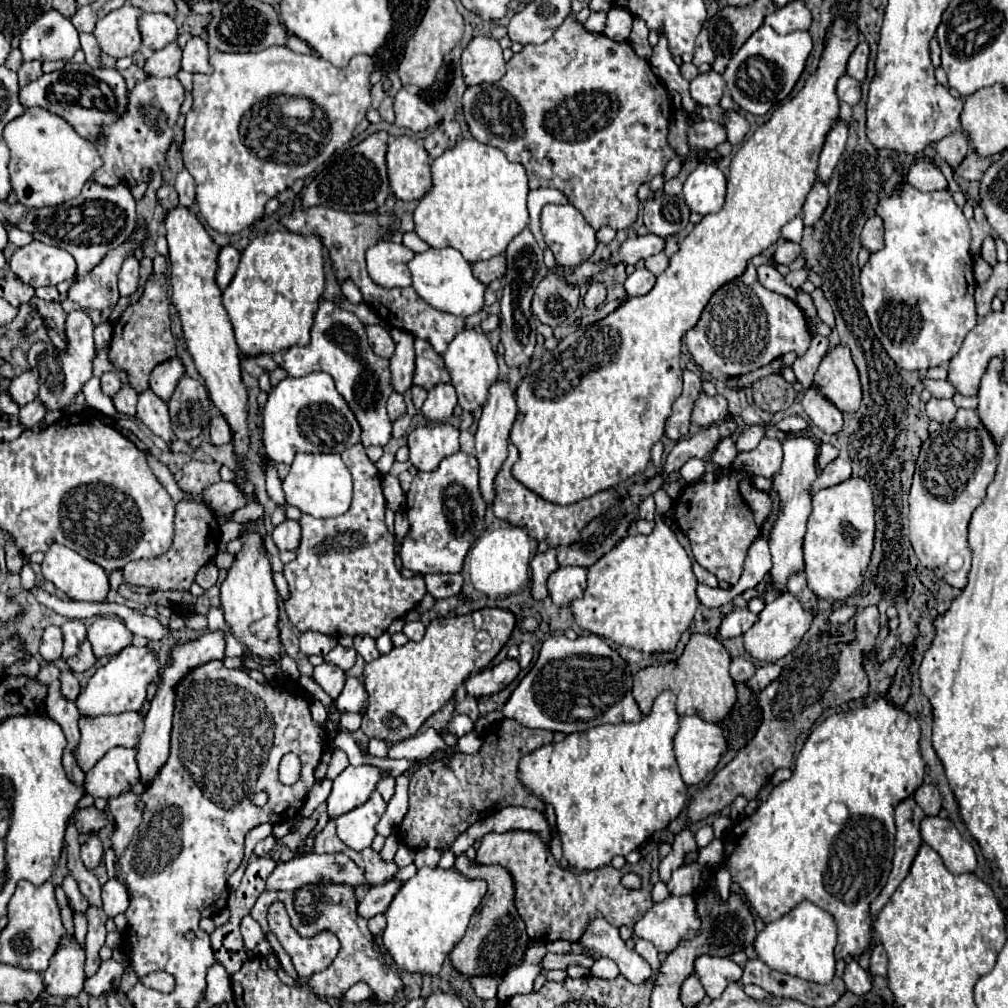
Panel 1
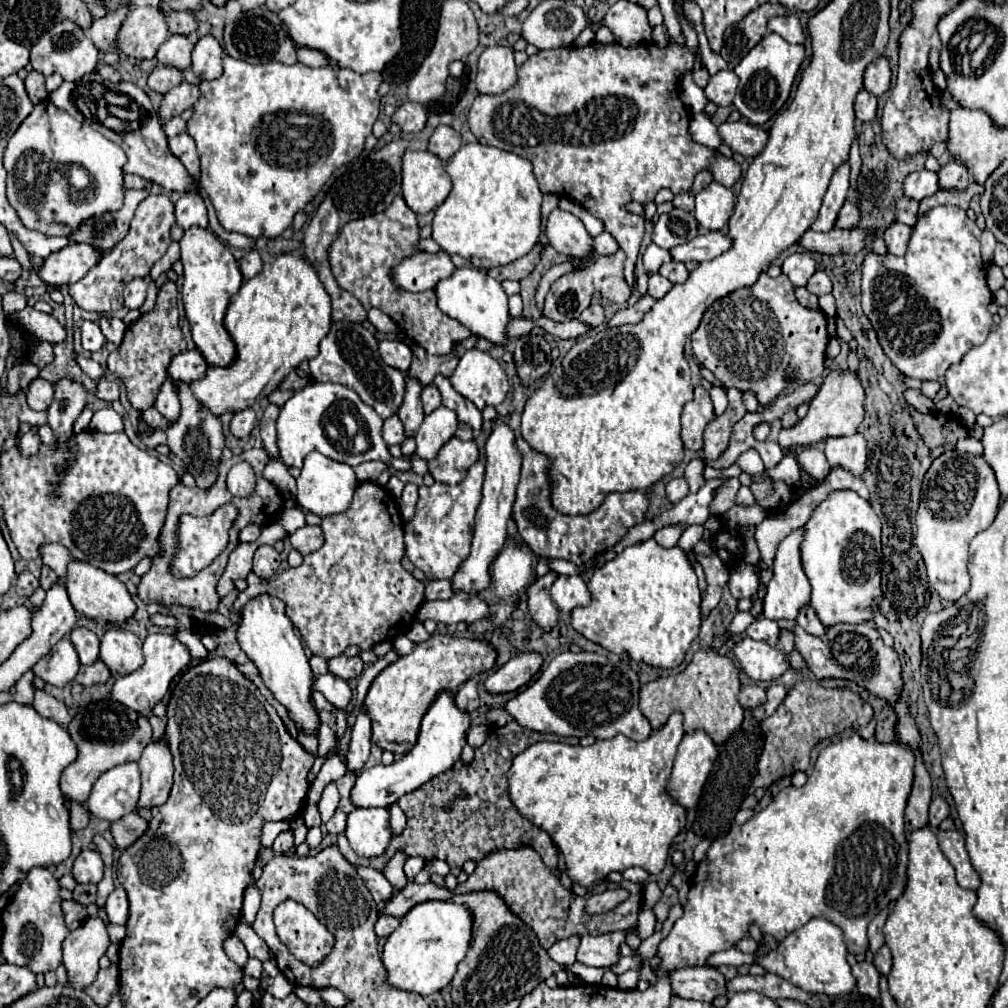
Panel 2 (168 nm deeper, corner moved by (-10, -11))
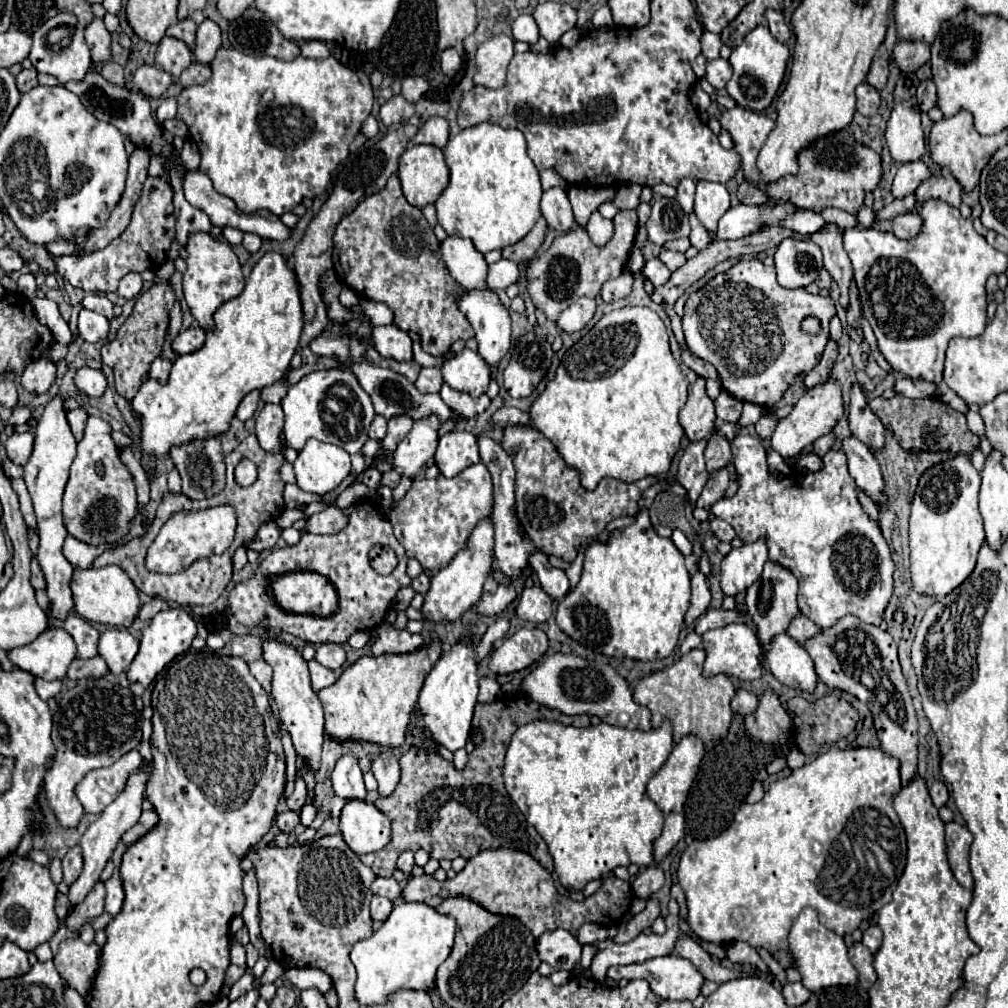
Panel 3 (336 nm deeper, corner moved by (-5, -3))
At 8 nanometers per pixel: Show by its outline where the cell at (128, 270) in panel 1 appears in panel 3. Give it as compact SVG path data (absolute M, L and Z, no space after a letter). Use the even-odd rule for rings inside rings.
M129 272L121 278L119 282L119 288L117 288L117 294L123 296L123 298L135 298L139 292L141 292L141 286L143 286L143 280L141 280L141 274L137 272Z

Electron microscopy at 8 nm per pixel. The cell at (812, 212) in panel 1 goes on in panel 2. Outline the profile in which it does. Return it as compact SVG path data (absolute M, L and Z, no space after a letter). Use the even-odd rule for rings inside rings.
M844 202L844 206L840 208L840 218L836 218L836 226L834 228L850 228L850 226L856 226L860 220L860 214L858 214L858 208L852 204L852 202Z

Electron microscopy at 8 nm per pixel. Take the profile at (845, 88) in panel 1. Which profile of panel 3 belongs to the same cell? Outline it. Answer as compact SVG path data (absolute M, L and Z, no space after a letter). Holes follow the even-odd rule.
M863 82L857 86L857 112L861 112L863 116L873 116L879 110L879 104L879 92L871 84Z

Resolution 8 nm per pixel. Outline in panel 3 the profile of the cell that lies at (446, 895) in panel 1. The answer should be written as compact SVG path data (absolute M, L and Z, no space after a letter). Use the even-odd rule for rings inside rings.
M397 902L389 918L371 938L355 942L351 962L357 968L355 998L359 1004L385 1004L397 990L429 990L435 986L435 972L453 948L455 920L419 902Z

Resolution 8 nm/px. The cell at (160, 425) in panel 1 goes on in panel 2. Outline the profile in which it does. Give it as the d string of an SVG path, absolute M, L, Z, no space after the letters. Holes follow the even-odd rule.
M166 380L164 386L160 388L158 392L158 398L156 398L156 404L154 408L164 416L168 418L168 422L176 422L178 420L178 414L180 414L180 402L178 402L178 394L174 392L172 384Z

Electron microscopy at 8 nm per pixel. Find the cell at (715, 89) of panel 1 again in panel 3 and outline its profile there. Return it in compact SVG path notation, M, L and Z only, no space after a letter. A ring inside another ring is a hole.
M717 58L717 60L709 60L707 62L707 74L705 74L705 78L711 82L711 86L715 90L725 88L725 84L731 80L731 74L733 74L733 68L731 68L729 60Z

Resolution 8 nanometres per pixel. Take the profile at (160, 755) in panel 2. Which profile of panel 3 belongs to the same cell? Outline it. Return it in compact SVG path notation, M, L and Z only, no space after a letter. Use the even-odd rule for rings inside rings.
M143 764L141 770L129 778L125 790L101 812L99 820L93 822L93 824L87 828L87 832L83 834L83 838L81 838L81 850L83 850L83 862L85 862L85 864L83 864L83 872L81 872L81 876L77 878L77 882L75 882L75 884L69 888L69 892L67 892L67 898L69 898L69 902L71 902L73 908L75 908L79 902L83 902L83 898L87 896L87 892L95 886L95 882L99 880L99 876L101 876L101 872L103 872L103 868L105 868L105 862L111 858L111 854L113 854L117 842L121 840L121 836L123 836L131 826L135 826L135 822L139 820L141 802L143 802L143 798L145 798L145 786L147 786L149 776L151 776L151 770L147 768L147 764Z

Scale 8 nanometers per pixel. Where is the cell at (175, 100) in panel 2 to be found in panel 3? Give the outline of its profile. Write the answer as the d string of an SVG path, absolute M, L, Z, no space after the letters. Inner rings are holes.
M191 62L191 66L187 70L183 70L183 74L179 76L179 84L183 88L187 88L187 86L193 86L193 84L207 82L207 78L211 78L211 66L201 64L201 62Z

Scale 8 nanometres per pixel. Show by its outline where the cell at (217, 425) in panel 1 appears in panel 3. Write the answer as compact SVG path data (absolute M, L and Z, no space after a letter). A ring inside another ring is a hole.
M251 390L243 400L241 400L241 404L239 404L239 408L237 408L237 418L239 420L249 420L253 414L255 414L255 410L257 410L257 402L259 402L259 390Z

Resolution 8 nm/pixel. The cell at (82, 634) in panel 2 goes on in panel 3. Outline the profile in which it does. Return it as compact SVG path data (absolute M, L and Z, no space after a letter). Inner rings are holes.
M71 612L63 620L63 628L73 636L73 640L77 644L77 656L79 658L97 656L97 642L99 642L99 630L97 628L93 628L87 620L75 616L75 612Z

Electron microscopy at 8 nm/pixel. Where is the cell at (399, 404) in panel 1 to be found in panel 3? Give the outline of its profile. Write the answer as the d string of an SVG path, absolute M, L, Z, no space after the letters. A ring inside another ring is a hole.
M375 416L373 424L371 424L371 428L369 428L369 438L381 440L381 438L385 436L385 432L387 432L387 420L385 420L383 416Z

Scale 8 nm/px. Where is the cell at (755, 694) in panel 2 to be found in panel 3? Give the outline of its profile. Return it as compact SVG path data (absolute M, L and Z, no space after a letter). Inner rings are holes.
M737 690L735 698L731 700L731 708L735 714L741 714L741 716L753 714L757 710L757 696L747 690Z

